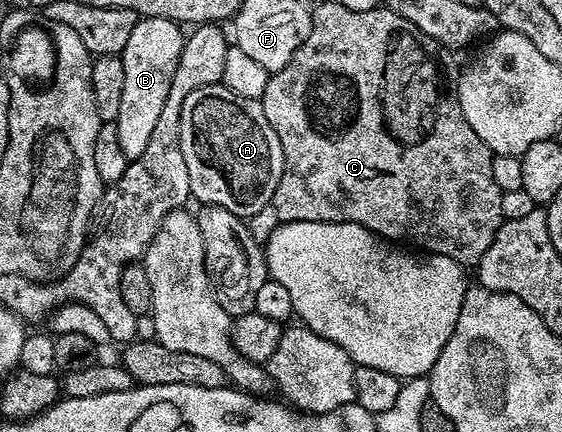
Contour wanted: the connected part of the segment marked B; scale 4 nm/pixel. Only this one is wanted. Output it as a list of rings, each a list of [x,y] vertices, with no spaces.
[[[147,16],[138,19],[135,30],[131,30],[131,38],[127,38],[127,46],[119,54],[123,62],[123,99],[115,123],[119,130],[119,146],[129,161],[147,150],[147,141],[155,131],[163,102],[167,102],[185,38],[186,33],[177,21]]]

